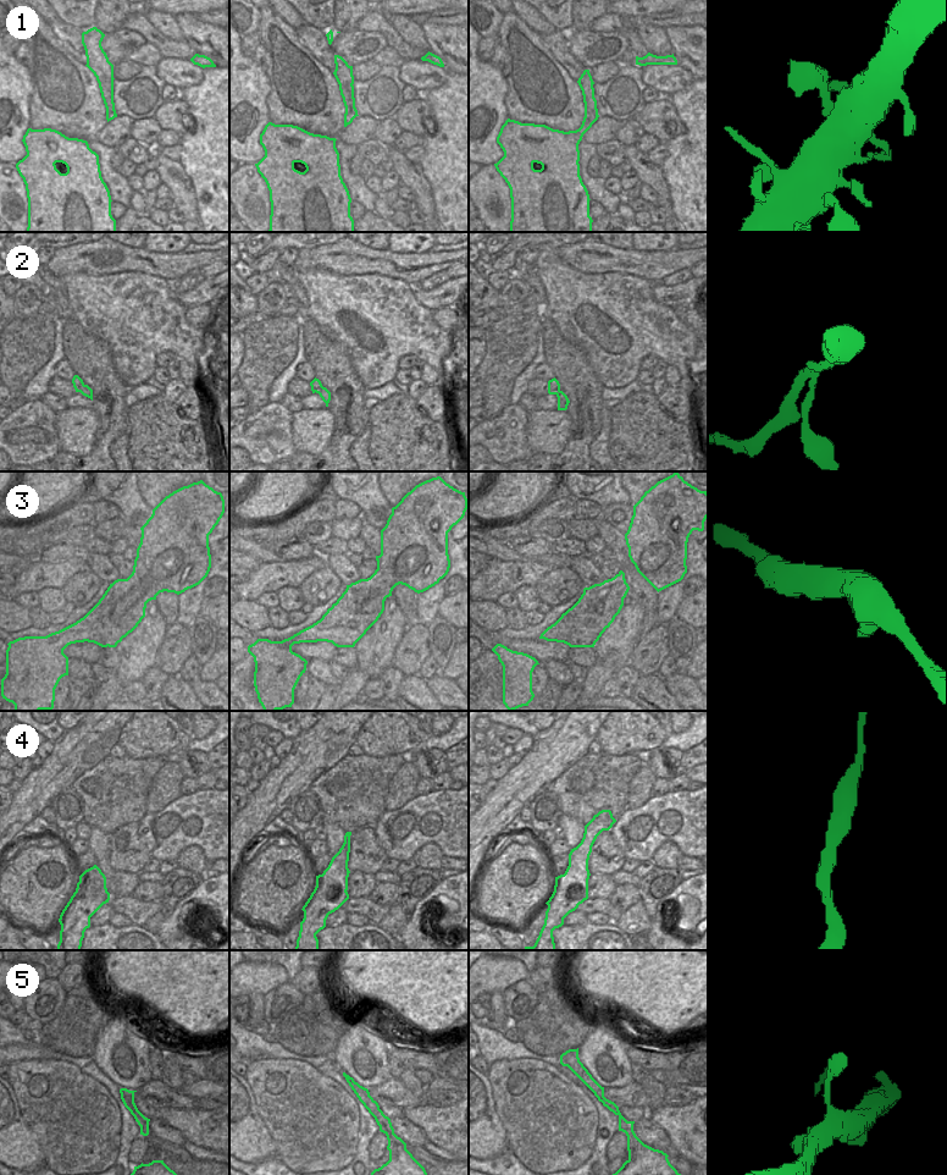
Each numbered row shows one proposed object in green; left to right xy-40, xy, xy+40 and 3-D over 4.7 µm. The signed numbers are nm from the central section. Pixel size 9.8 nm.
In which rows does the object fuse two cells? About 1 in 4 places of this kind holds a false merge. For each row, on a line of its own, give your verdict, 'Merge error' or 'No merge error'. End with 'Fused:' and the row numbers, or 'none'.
1: No merge error
2: Merge error
3: No merge error
4: No merge error
5: No merge error
Fused: 2

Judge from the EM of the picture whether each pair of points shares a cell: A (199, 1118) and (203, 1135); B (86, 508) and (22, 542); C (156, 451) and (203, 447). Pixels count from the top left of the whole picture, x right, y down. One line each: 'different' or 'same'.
A: same
B: same
C: same

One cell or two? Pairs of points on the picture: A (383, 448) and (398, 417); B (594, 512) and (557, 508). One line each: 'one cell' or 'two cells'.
A: one cell
B: two cells

